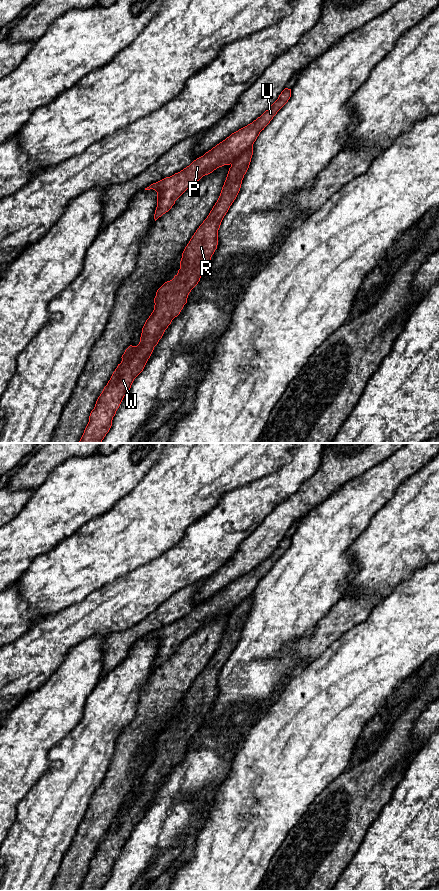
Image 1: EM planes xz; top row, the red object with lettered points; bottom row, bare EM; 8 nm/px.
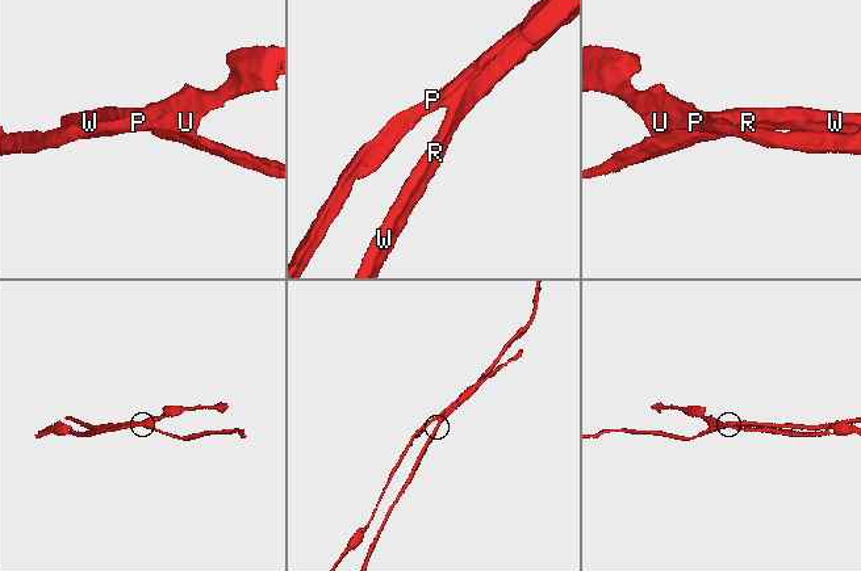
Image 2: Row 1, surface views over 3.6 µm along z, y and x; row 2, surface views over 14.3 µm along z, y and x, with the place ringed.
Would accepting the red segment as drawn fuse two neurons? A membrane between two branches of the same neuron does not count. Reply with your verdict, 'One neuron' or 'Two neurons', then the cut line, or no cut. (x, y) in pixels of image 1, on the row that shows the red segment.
Two neurons. Split along xz (252, 144), (231, 164)

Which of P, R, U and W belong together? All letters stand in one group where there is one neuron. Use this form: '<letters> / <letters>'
P U / R W

